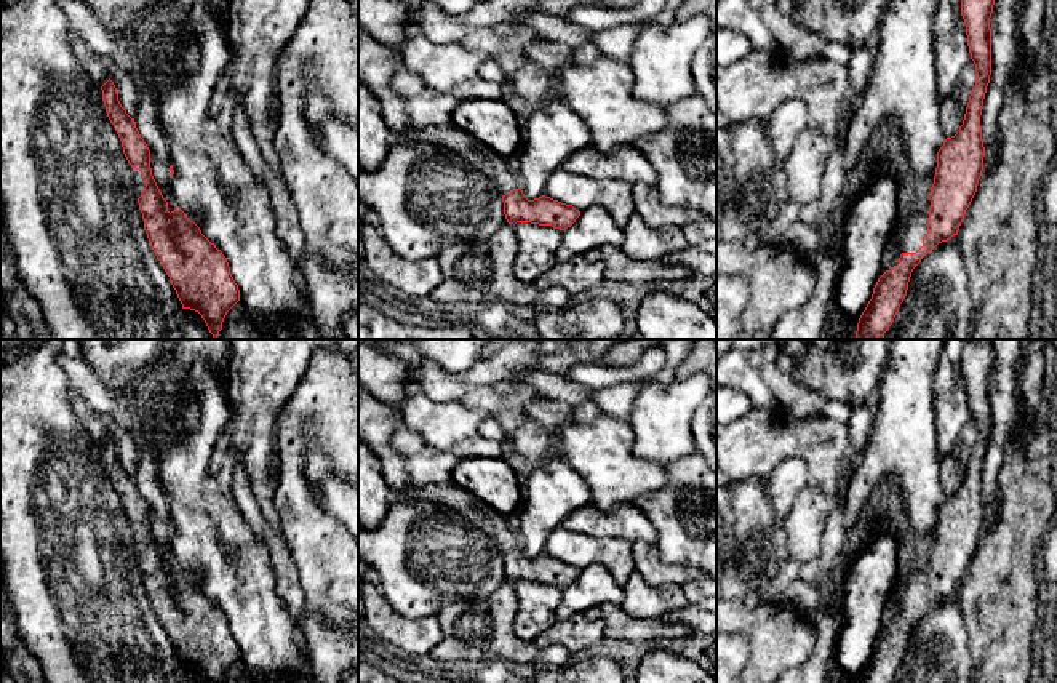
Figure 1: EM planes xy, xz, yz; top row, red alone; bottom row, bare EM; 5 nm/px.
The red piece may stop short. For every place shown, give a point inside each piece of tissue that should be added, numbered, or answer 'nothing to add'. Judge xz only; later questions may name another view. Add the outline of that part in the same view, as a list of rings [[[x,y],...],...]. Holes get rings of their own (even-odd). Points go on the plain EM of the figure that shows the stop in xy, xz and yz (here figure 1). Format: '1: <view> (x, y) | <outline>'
1: xz (378, 421) | [[[358,384],[358,440],[366,443],[382,465],[384,480],[393,493],[405,493],[413,501],[430,501],[451,507],[478,529],[494,539],[502,553],[520,545],[520,536],[510,528],[509,515],[501,513],[470,491],[454,485],[408,485],[403,456],[393,448],[392,435],[403,427],[400,408],[393,408]]]

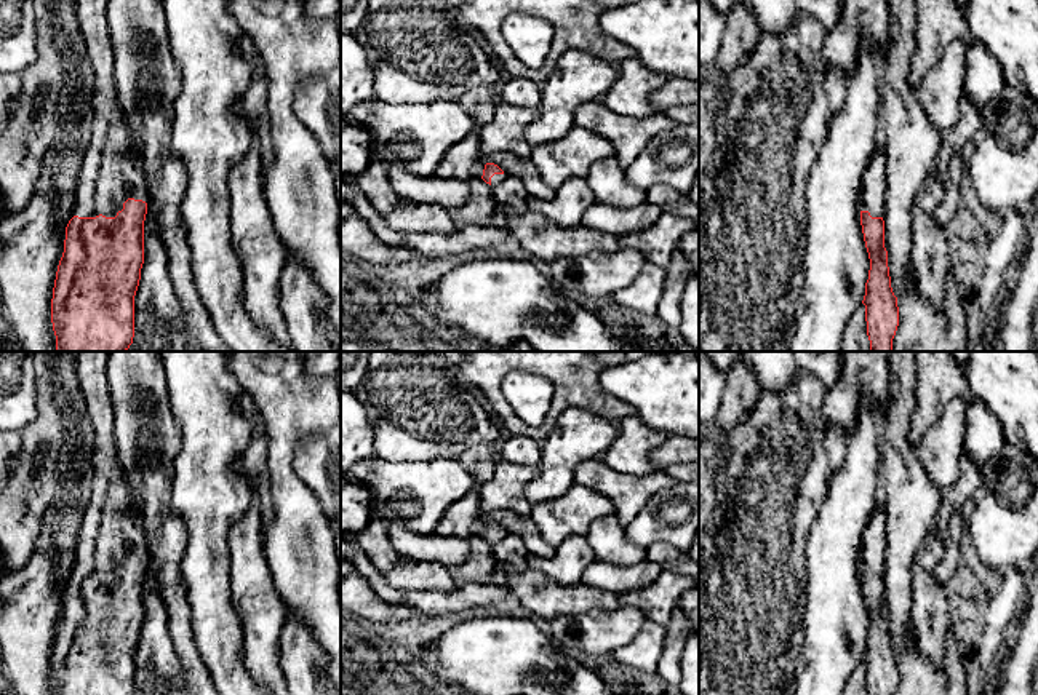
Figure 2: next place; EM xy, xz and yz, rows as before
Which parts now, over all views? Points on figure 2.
1: xy (109, 532) | [[[75,351],[77,377],[86,406],[86,419],[93,443],[93,478],[78,530],[77,562],[74,572],[78,575],[115,575],[128,556],[147,561],[147,543],[141,521],[133,513],[133,494],[122,468],[115,446],[115,412],[112,409],[107,380],[109,351]]]

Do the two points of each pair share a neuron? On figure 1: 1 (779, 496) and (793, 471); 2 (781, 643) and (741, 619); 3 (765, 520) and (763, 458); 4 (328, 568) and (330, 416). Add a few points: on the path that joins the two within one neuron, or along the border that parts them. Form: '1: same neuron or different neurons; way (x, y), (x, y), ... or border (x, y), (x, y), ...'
1: same neuron; way (782, 490), (782, 485), (790, 477)
2: same neuron; way (771, 634), (765, 627), (750, 623)
3: different neurons; border (733, 480), (760, 480), (763, 483)
4: same neuron; way (303, 522), (293, 501), (295, 431)

